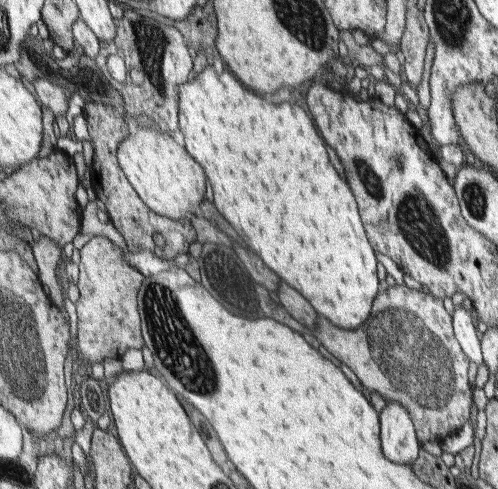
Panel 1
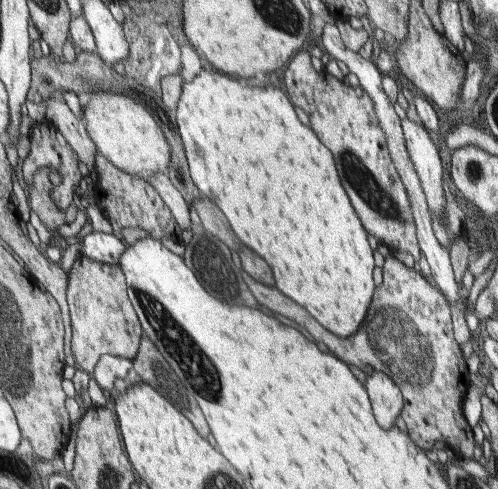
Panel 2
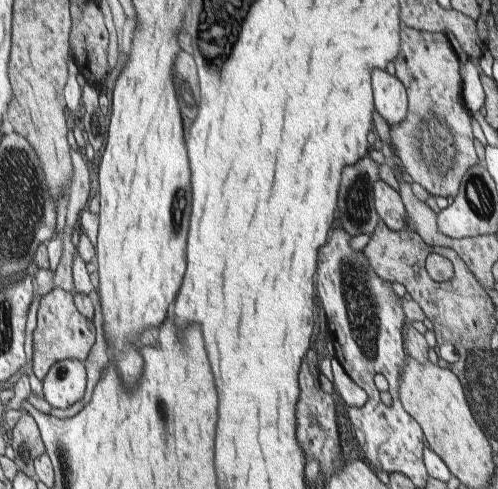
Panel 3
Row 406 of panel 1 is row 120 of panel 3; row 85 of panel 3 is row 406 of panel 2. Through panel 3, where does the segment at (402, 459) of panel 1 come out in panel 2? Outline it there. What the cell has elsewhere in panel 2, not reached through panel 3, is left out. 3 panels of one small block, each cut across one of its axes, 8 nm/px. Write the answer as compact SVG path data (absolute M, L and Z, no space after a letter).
M367 370L365 376L365 390L369 394L373 416L383 428L389 428L391 424L395 424L395 416L405 408L403 392L387 372Z

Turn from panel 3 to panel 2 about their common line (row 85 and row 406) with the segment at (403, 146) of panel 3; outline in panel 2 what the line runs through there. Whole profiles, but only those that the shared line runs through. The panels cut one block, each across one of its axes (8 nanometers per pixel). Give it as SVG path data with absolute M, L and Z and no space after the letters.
M393 252L385 256L383 282L377 286L377 294L373 294L373 306L369 306L361 328L349 338L339 338L339 350L329 352L357 366L361 372L387 372L399 384L405 398L405 408L399 416L405 420L411 440L419 448L429 452L435 442L445 442L463 460L477 456L471 426L461 412L469 388L469 374L459 342L453 338L449 304L419 272L413 268L407 270Z

